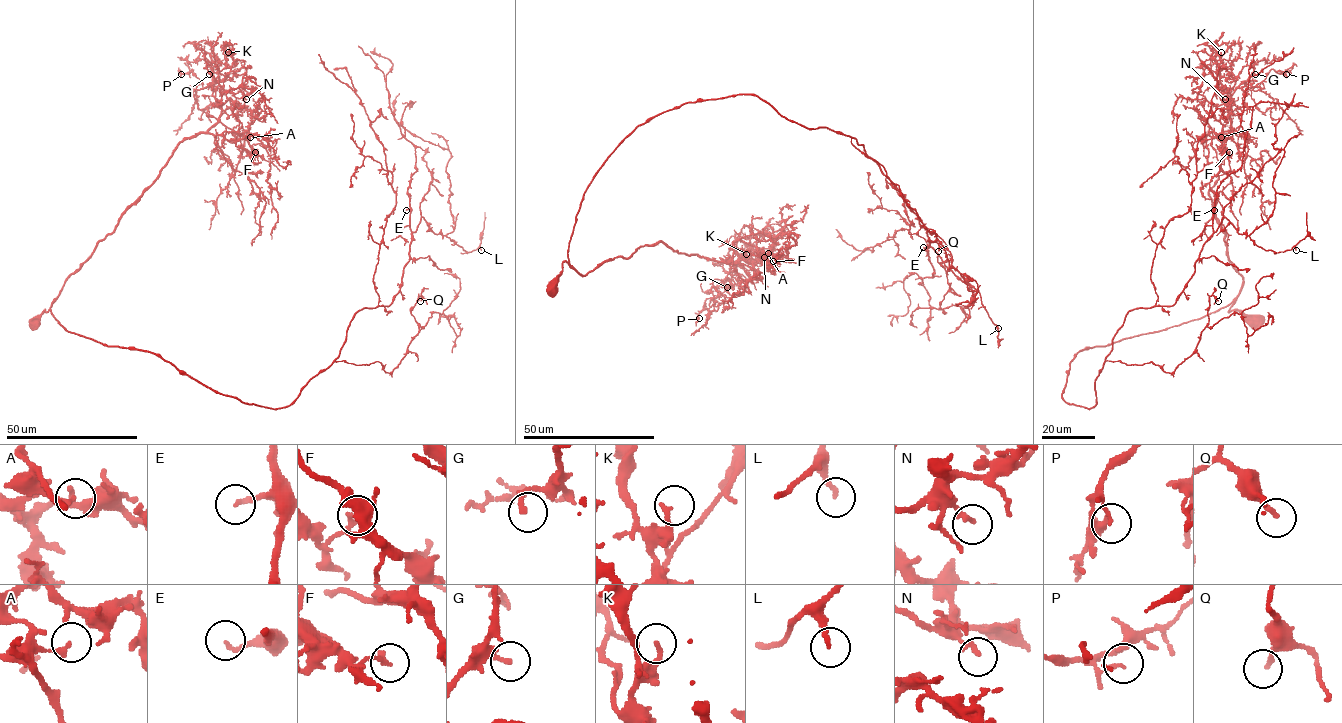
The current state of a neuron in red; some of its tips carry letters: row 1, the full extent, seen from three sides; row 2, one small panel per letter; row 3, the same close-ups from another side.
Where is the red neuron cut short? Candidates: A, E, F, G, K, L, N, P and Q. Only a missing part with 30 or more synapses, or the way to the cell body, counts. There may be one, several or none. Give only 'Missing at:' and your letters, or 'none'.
Missing at: none

